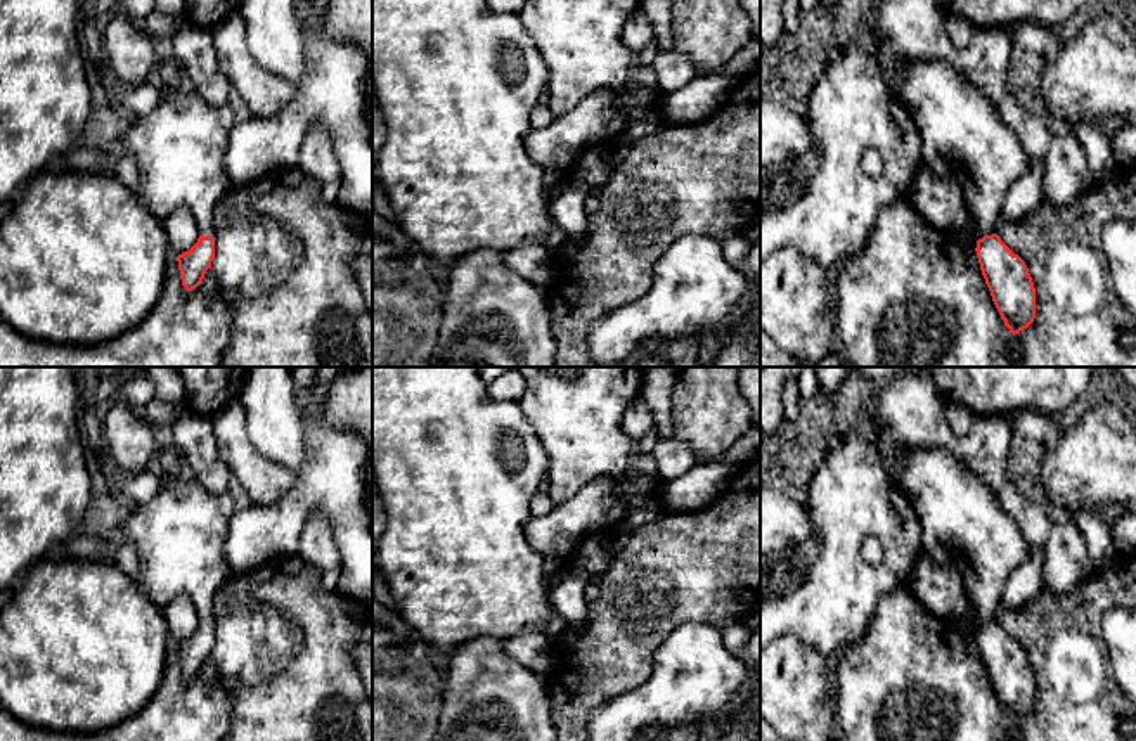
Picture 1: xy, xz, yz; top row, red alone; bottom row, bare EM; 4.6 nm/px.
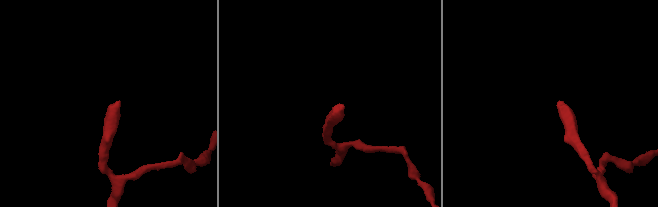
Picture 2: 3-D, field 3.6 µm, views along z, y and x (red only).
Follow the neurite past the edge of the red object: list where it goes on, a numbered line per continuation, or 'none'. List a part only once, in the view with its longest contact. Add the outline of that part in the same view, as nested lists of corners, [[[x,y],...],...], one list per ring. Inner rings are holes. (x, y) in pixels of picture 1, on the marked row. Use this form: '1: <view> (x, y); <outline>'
1: yz (963, 135); [[[935,57],[911,62],[900,59],[897,68],[899,100],[907,107],[921,137],[921,164],[937,178],[951,180],[954,177],[963,189],[970,215],[977,222],[982,235],[996,234],[1003,199],[1013,184],[1029,170],[1030,163],[1030,156],[1023,149],[1020,135],[1003,119],[992,102],[956,69],[952,61]]]

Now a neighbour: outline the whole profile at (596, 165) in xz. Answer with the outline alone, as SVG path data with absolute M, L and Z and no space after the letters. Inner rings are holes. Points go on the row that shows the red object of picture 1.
M597 144L580 154L573 173L578 175L596 192L611 177L618 158L620 152L613 144Z

